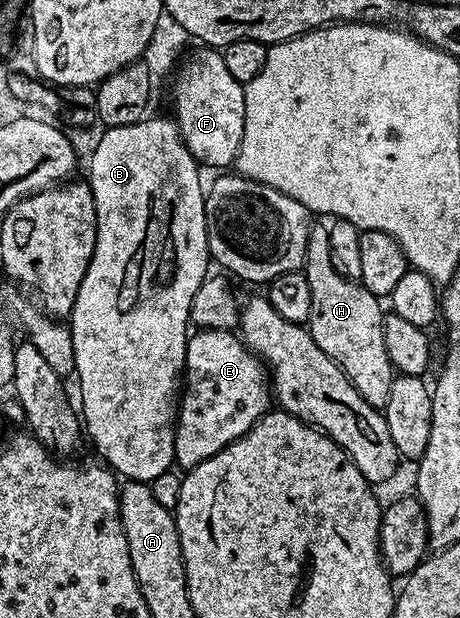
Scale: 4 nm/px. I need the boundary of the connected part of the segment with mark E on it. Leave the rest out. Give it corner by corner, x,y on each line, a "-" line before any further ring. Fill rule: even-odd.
222,328
193,331
188,337
182,395
176,413
175,463
187,470
206,462
206,458
248,433
269,408
270,380
261,357
235,331

